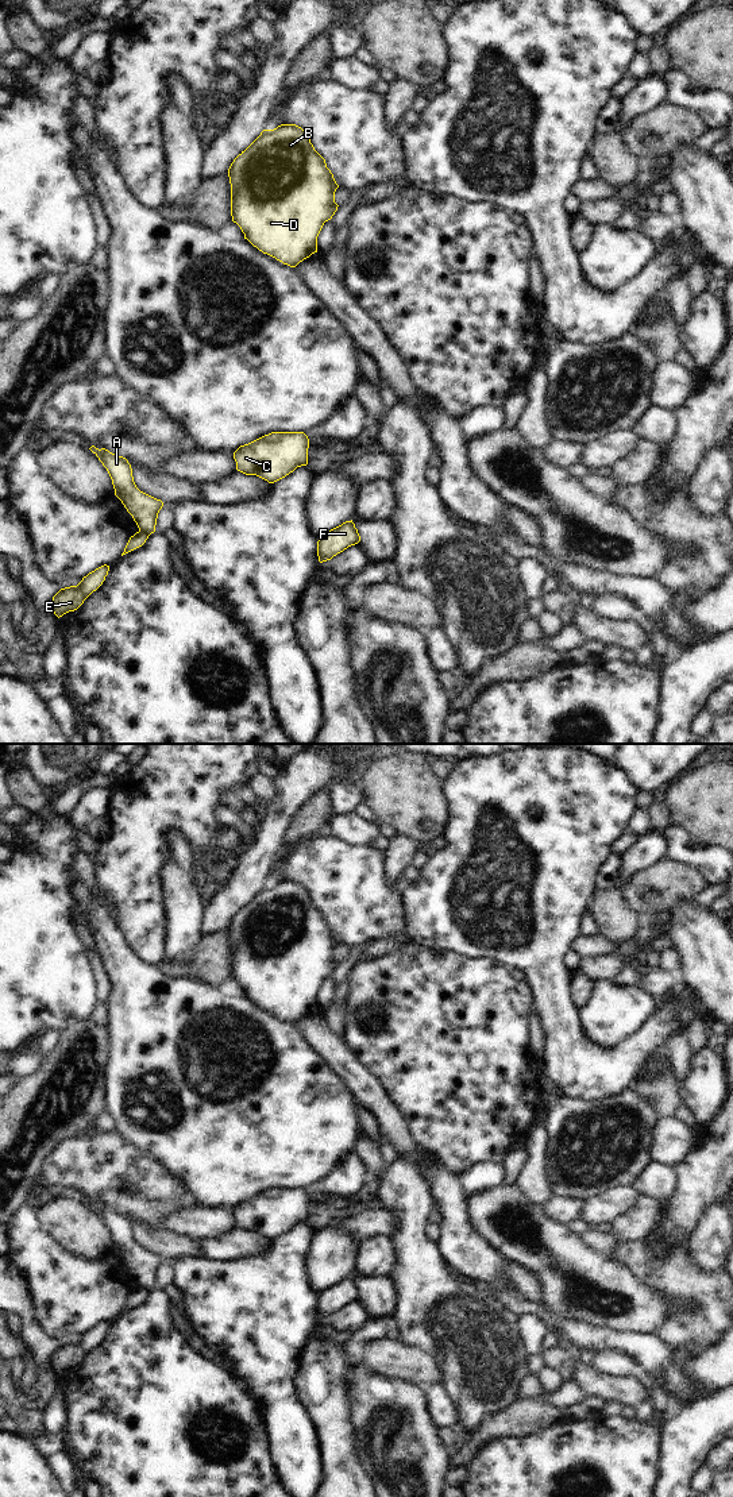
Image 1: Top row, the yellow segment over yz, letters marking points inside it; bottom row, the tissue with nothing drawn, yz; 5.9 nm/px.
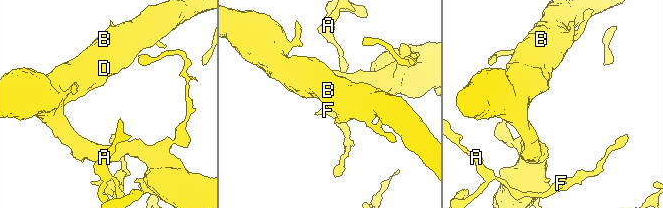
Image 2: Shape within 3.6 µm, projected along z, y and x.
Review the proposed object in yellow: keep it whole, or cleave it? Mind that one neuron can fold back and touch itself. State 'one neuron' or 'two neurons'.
two neurons

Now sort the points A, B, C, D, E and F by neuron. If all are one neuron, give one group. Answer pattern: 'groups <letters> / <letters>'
groups A B C D F / E

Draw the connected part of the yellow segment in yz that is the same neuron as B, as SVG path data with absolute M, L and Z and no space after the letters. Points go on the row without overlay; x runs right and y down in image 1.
M281 880L263 886L234 915L228 933L232 977L254 1003L290 1023L317 1008L317 992L339 962L335 958L339 941L301 883Z

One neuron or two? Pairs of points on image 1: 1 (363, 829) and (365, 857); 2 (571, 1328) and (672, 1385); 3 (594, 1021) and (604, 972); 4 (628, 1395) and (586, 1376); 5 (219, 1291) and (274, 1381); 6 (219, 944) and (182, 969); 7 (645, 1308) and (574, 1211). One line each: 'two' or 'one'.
1: two
2: one
3: two
4: one
5: one
6: one
7: two

